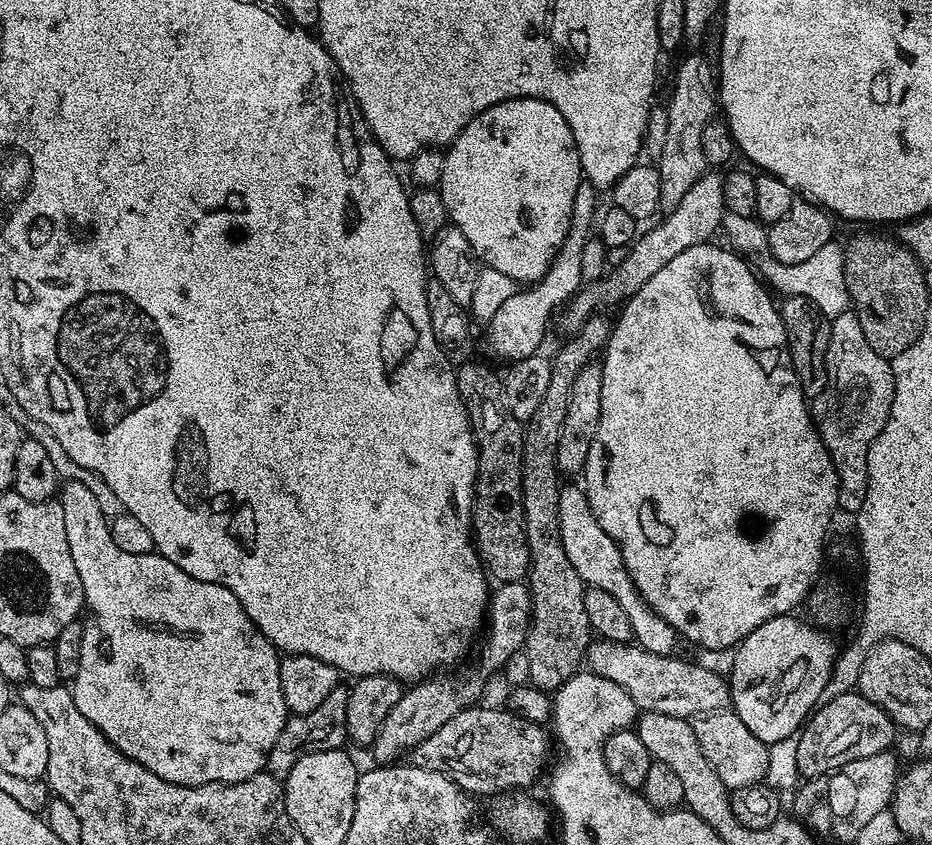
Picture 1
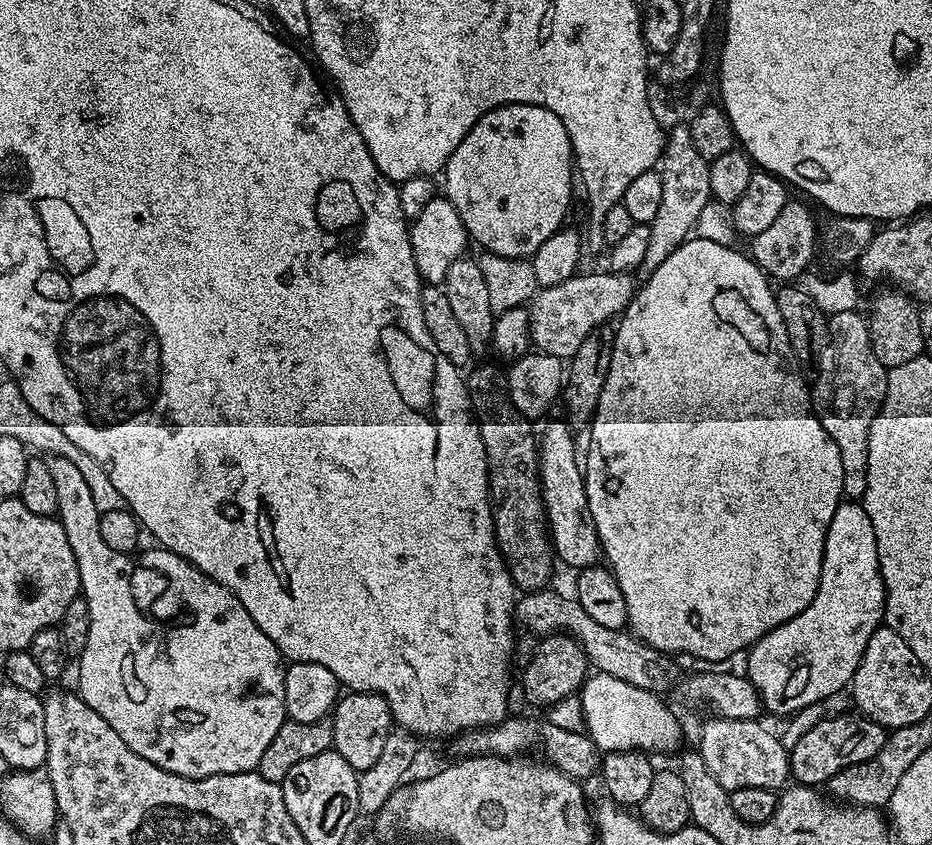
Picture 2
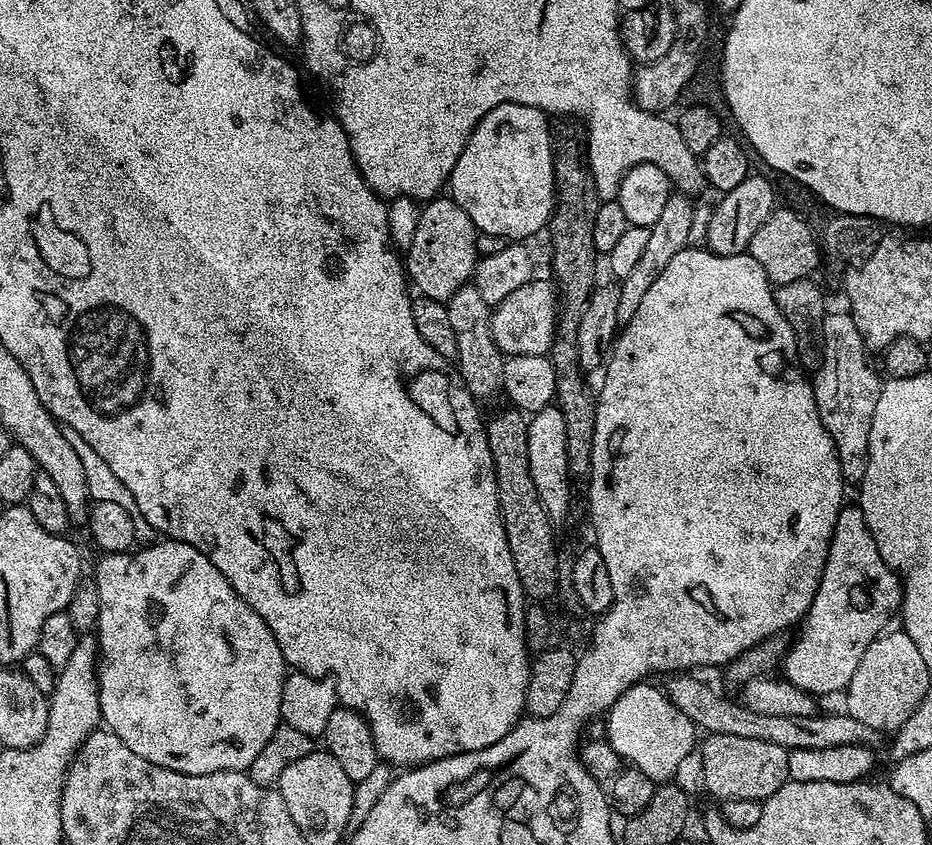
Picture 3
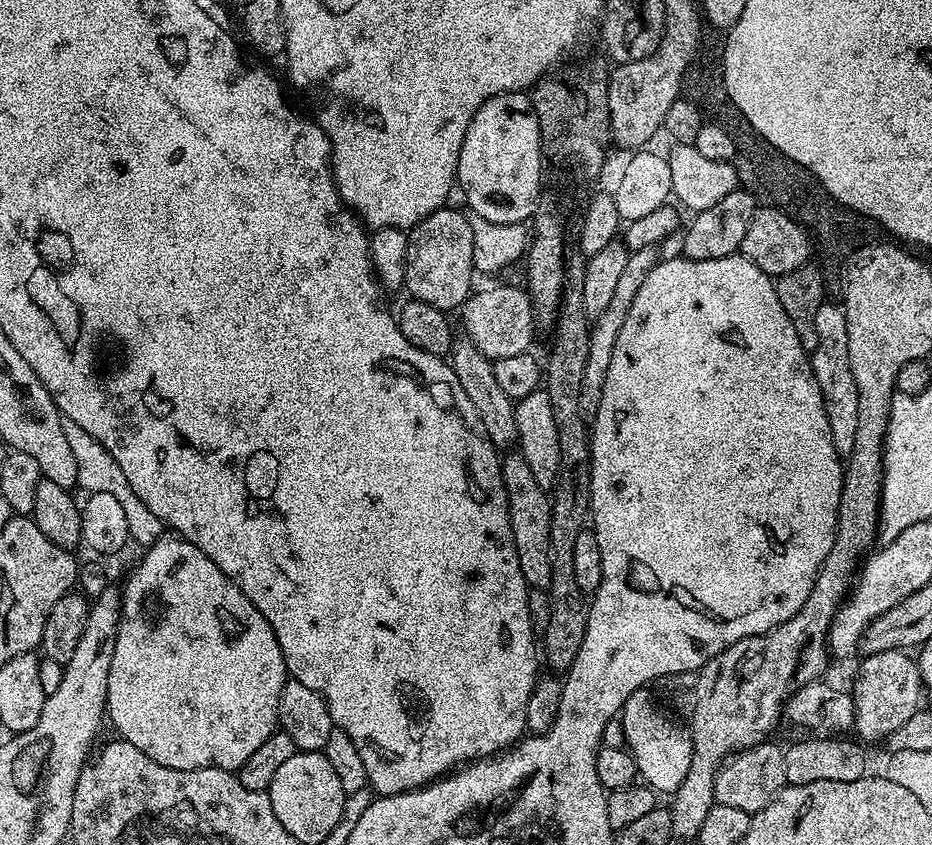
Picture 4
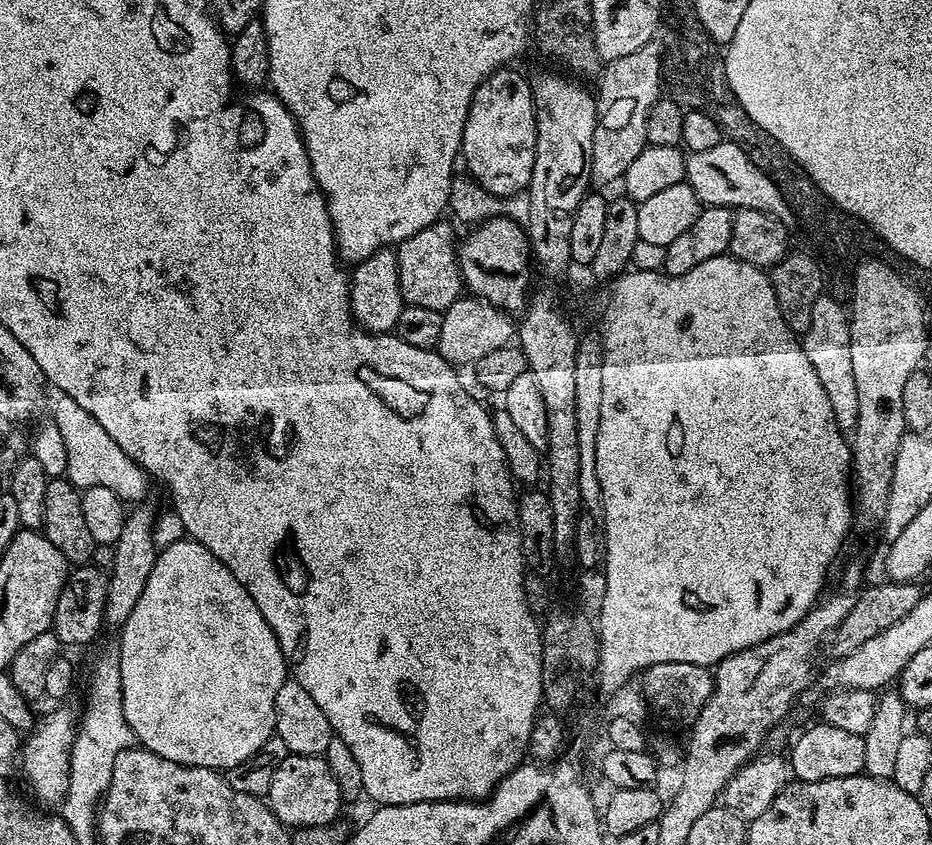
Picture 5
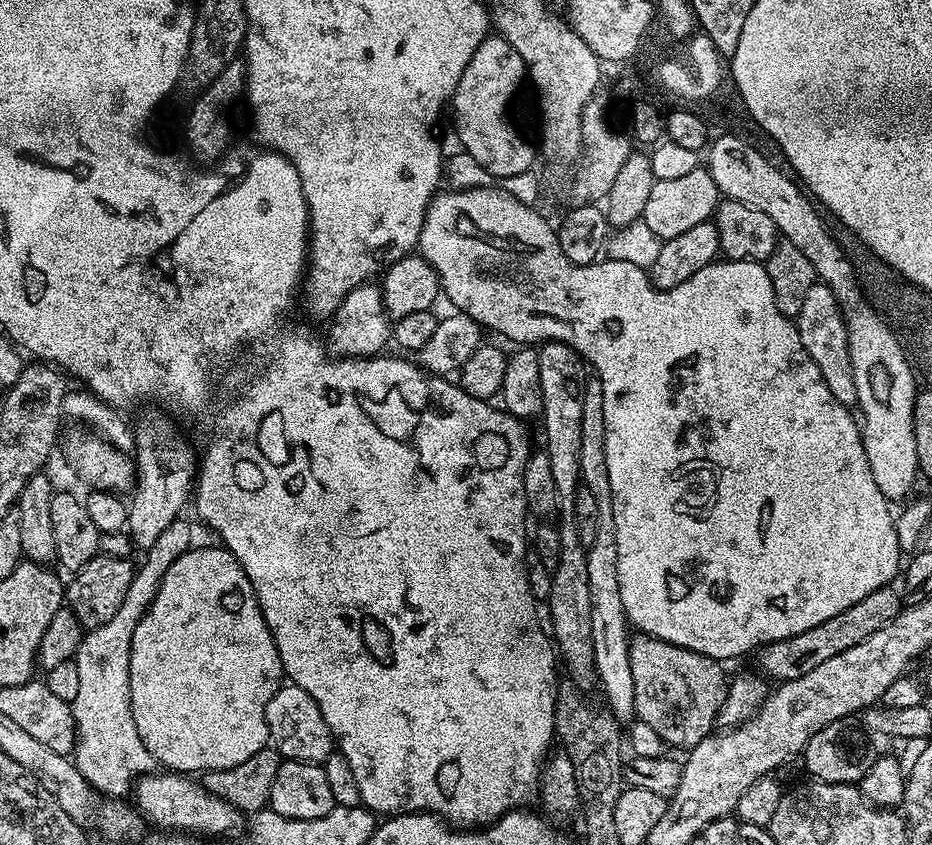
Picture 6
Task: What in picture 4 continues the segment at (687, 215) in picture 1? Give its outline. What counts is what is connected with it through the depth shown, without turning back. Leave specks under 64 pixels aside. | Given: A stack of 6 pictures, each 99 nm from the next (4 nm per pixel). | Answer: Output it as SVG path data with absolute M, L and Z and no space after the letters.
M500 284L485 292L473 291L458 315L464 323L463 335L474 342L474 346L478 346L478 350L482 350L482 354L490 361L529 351L533 347L532 335L538 332L536 316L532 313L532 299L523 287L515 288L512 284Z

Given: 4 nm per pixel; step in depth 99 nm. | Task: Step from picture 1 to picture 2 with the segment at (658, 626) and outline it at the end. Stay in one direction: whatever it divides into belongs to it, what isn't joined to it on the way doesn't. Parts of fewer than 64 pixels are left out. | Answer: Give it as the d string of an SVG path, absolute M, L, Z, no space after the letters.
M549 419L548 425L538 436L538 463L540 466L540 493L544 499L544 515L548 517L548 530L552 537L552 551L555 559L569 564L572 570L590 568L599 565L602 560L600 539L594 526L594 518L590 518L590 506L586 498L584 485L584 469L581 461L576 460L576 440L572 437L573 429L563 419Z

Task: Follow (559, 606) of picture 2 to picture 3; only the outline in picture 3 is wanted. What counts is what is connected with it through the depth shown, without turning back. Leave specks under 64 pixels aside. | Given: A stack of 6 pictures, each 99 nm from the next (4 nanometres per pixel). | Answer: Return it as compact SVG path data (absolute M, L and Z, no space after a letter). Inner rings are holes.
M672 674L662 684L663 691L674 706L693 720L697 729L708 734L734 734L742 738L758 738L766 742L774 742L778 746L795 750L797 748L829 748L846 744L867 744L876 746L882 740L878 730L858 722L853 716L775 716L774 714L758 714L744 707L743 703L723 696L716 688L711 688L696 674ZM705 728L705 729L704 729Z

